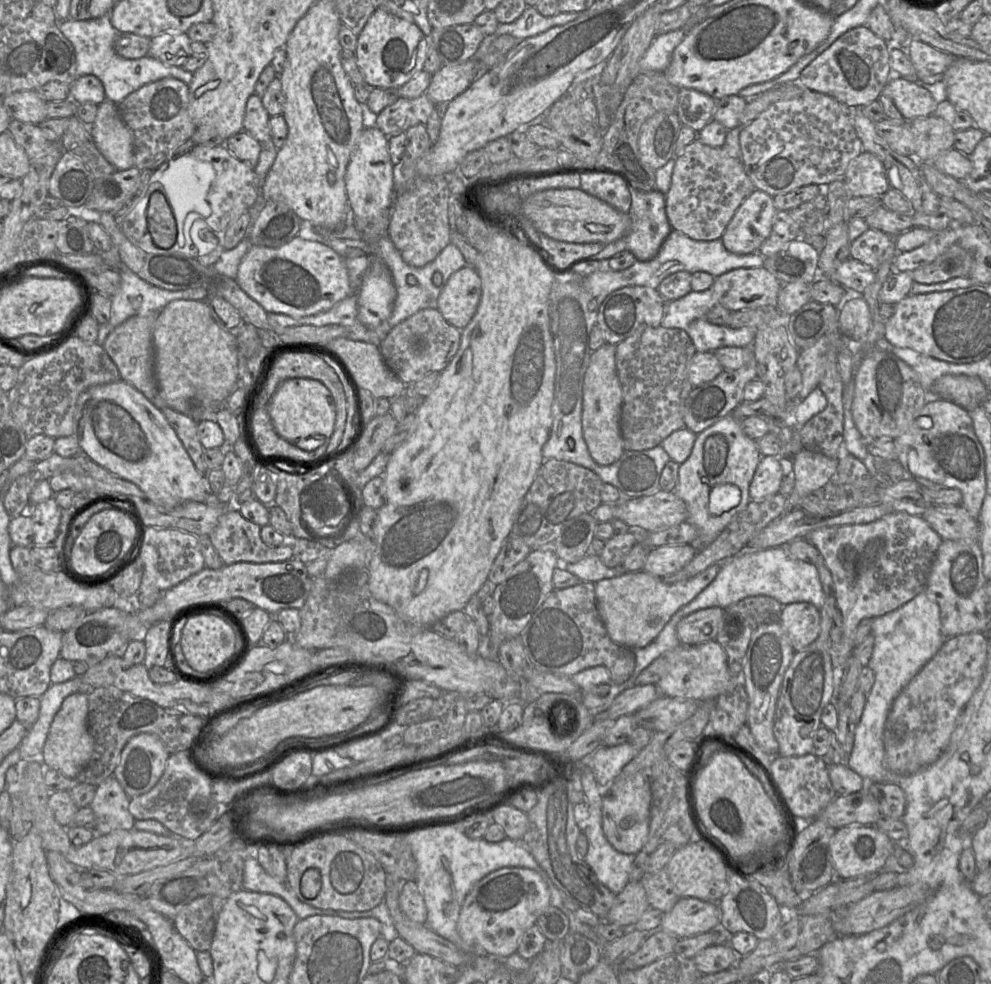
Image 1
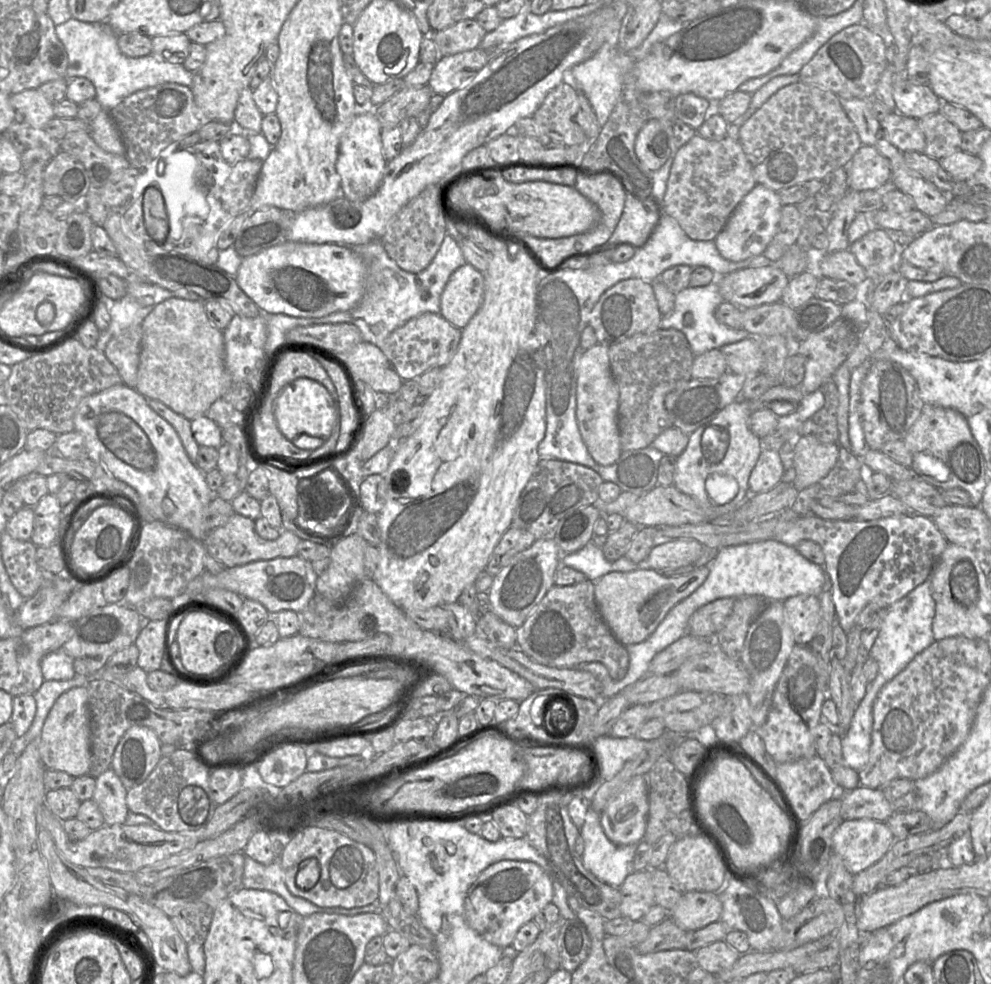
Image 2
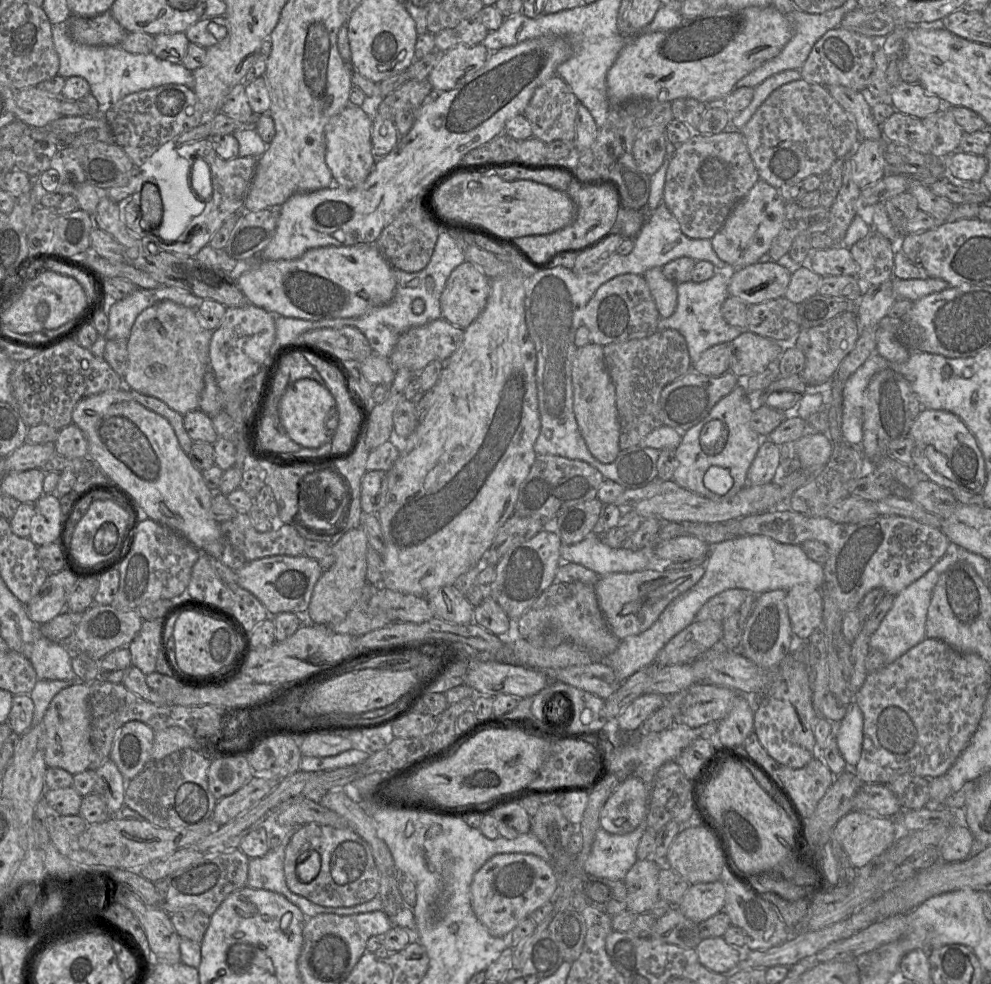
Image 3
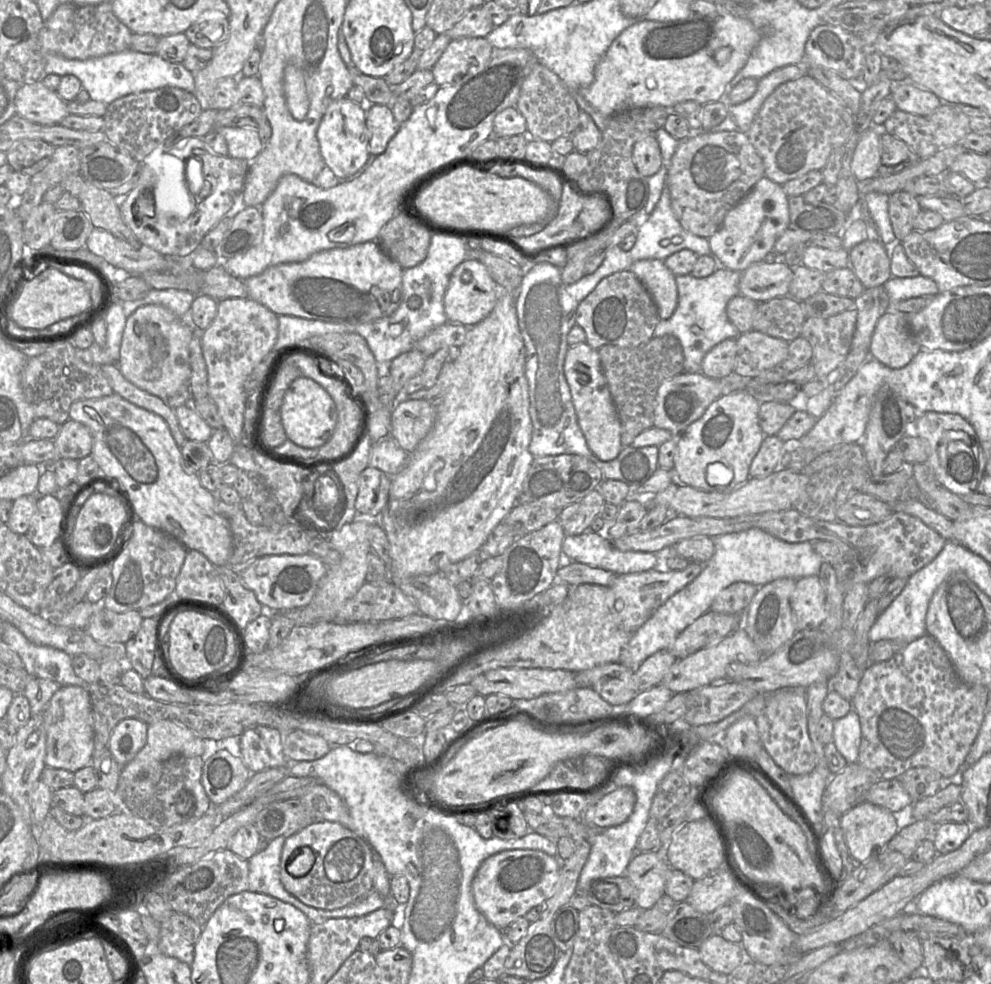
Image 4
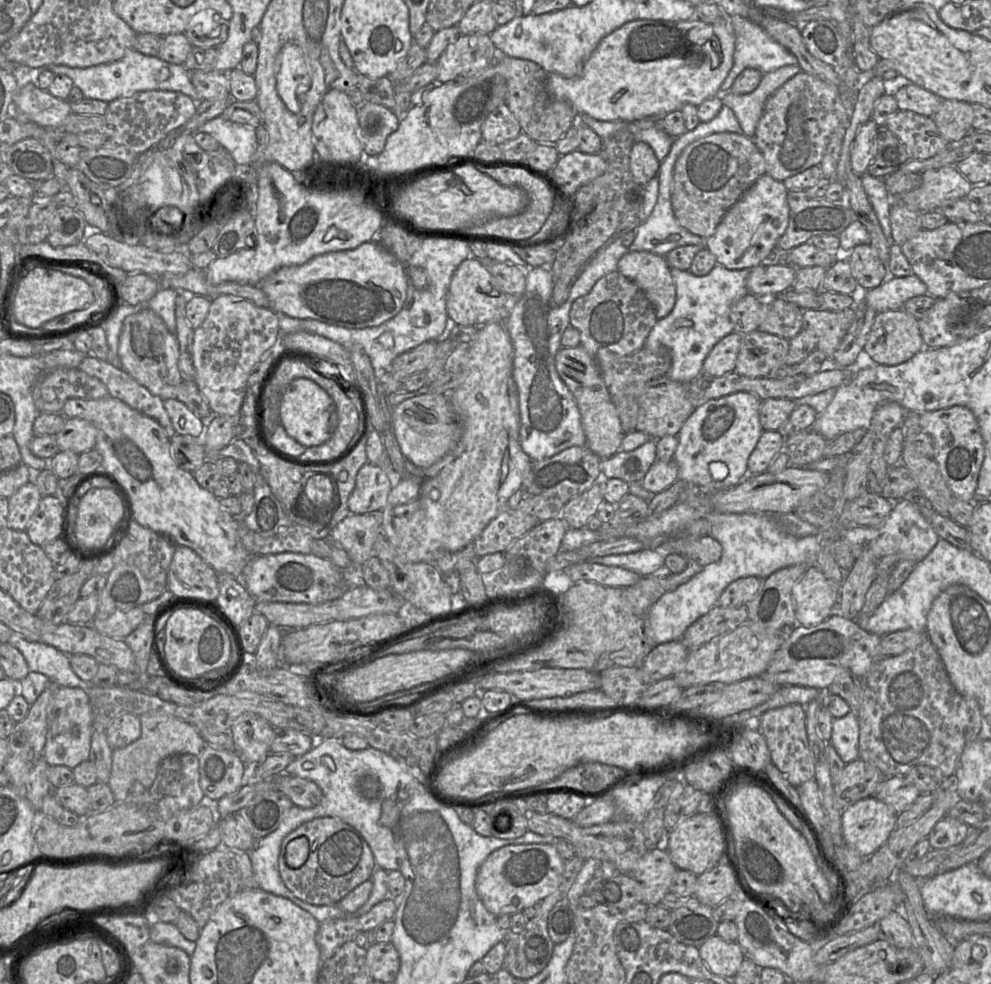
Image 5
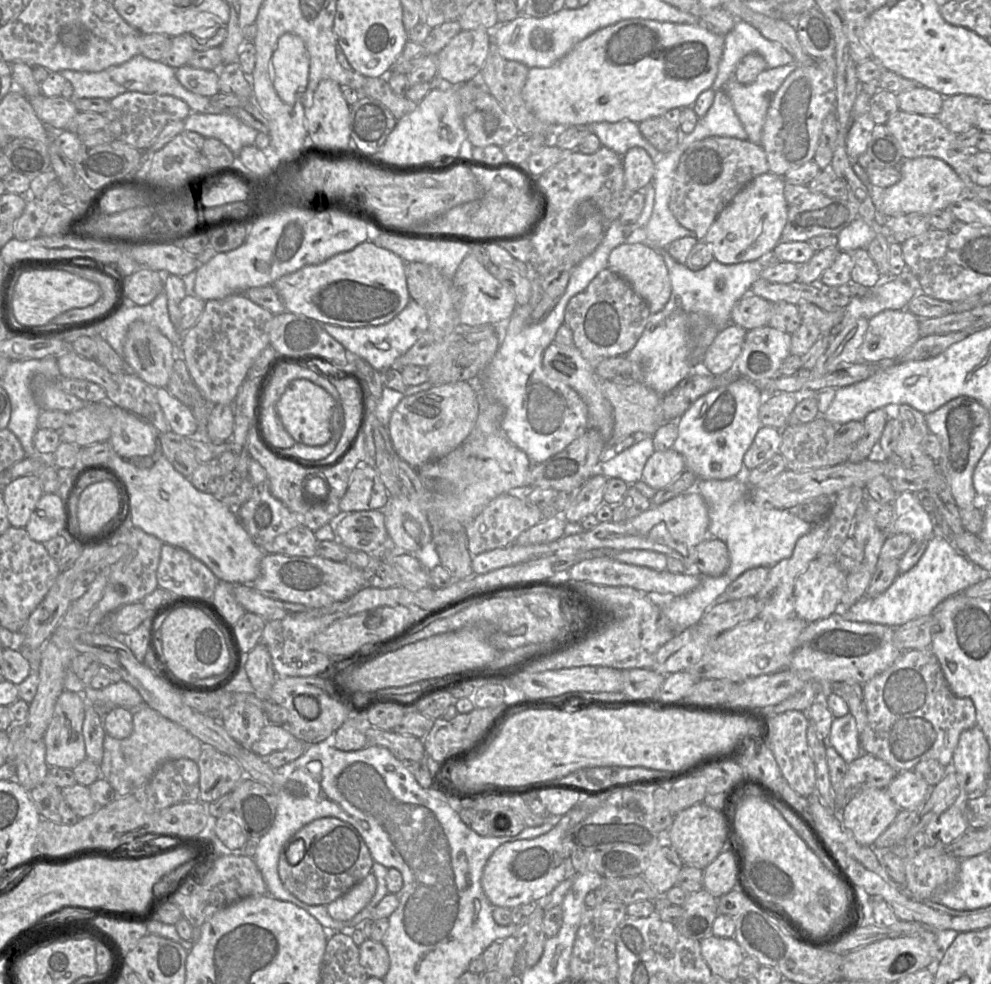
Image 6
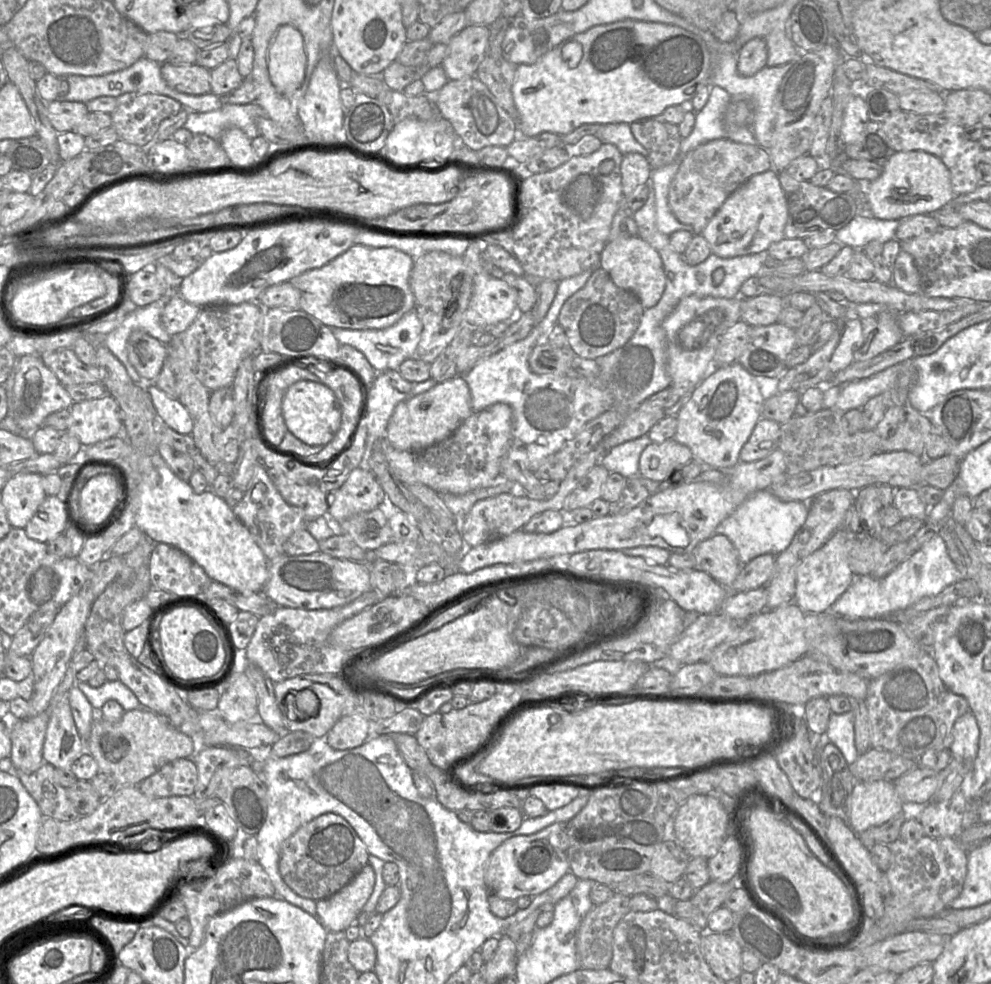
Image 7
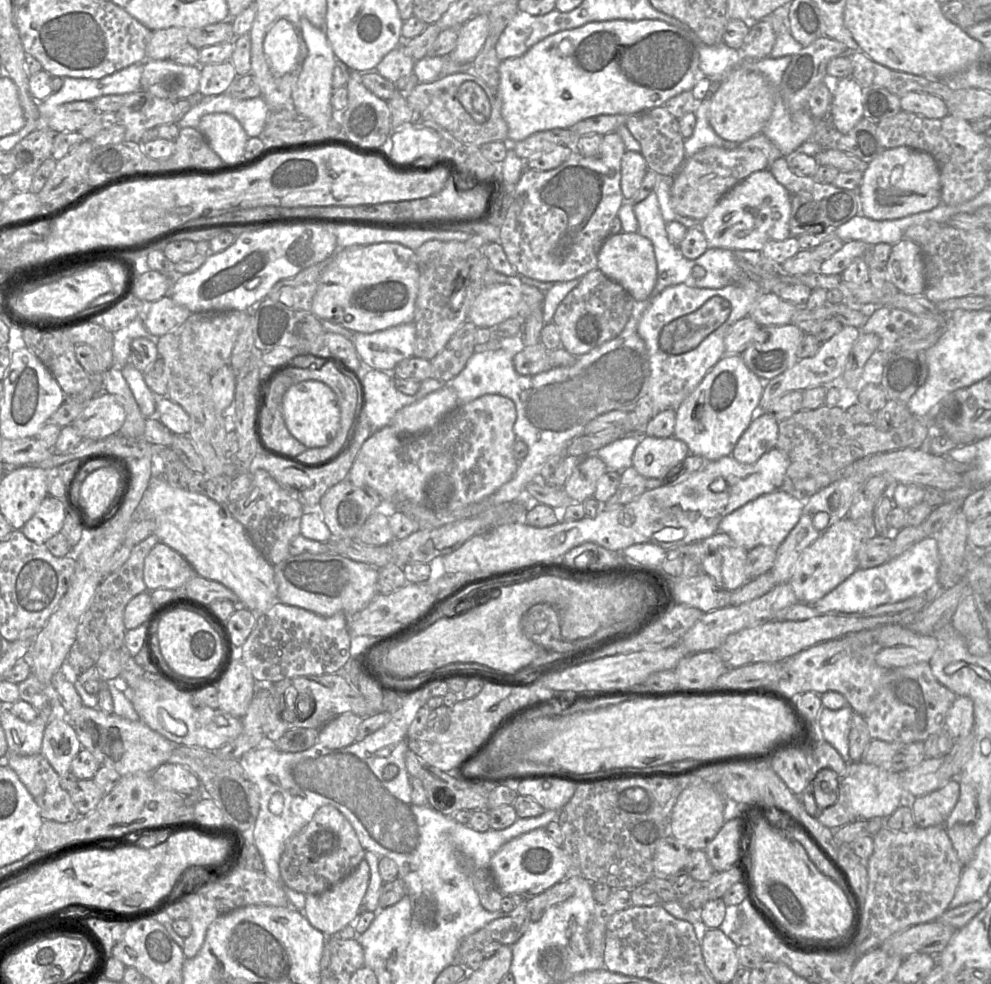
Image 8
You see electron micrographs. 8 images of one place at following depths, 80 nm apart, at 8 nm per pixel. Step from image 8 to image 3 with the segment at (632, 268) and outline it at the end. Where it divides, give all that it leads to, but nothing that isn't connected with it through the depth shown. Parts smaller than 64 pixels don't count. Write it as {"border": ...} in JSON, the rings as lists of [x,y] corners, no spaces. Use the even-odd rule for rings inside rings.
{"border":[[[662,268],[647,270],[643,277],[647,282],[661,318],[669,318],[677,308],[677,285],[668,280]]]}

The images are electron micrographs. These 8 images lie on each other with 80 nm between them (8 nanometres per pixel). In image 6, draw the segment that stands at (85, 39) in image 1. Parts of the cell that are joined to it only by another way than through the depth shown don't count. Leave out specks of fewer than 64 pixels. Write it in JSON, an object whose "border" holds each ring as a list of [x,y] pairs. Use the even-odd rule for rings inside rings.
{"border":[[[139,53],[120,65],[111,66],[99,72],[63,70],[60,73],[72,84],[74,99],[103,98],[111,100],[126,92],[140,92],[177,97],[187,103],[191,112],[202,114],[229,112],[229,109],[214,107],[211,104],[210,97],[201,96],[187,90],[176,78],[175,70],[175,68],[167,65],[164,61],[150,60]]]}

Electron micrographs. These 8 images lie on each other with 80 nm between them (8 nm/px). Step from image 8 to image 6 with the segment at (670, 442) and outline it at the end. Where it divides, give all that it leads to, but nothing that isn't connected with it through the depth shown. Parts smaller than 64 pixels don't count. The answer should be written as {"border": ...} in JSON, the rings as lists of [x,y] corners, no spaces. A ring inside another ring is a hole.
{"border":[[[673,448],[654,451],[643,468],[642,480],[655,490],[660,490],[668,486],[684,470],[684,458]]]}

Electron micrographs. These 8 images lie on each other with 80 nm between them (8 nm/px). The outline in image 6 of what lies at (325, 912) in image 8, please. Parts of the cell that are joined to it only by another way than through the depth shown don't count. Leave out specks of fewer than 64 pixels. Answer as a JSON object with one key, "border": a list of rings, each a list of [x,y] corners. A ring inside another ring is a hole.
{"border":[[[370,872],[344,895],[326,906],[329,915],[336,921],[350,921],[371,900],[376,891],[376,877]]]}

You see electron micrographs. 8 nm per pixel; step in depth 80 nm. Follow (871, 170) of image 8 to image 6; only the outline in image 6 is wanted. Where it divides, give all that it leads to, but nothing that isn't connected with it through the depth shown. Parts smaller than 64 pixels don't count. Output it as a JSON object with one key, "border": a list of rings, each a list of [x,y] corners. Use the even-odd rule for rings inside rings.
{"border":[[[930,156],[903,159],[898,167],[900,180],[886,188],[883,193],[881,214],[885,218],[910,213],[929,215],[948,208],[967,194],[967,187],[959,175],[941,159]]]}

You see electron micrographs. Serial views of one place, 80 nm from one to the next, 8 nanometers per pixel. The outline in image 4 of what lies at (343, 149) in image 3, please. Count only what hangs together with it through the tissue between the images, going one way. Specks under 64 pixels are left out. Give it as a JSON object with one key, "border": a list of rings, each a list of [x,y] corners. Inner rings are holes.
{"border":[[[346,97],[333,101],[327,108],[316,132],[320,153],[327,167],[340,180],[345,181],[360,173],[370,157],[369,131],[366,112],[359,104]]]}

